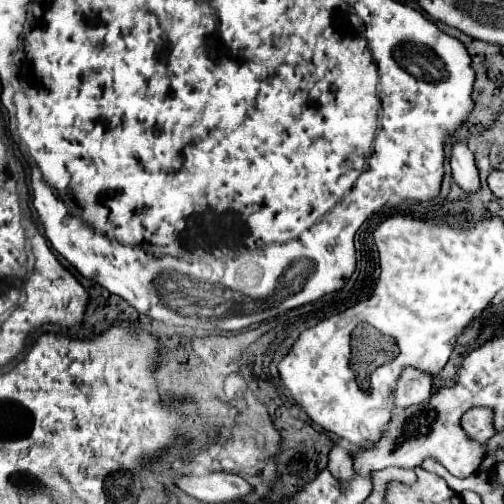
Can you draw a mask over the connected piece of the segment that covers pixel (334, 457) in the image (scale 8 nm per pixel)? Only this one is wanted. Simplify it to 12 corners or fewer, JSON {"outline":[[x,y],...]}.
{"outline":[[339,444],[327,468],[343,484],[355,476],[351,454]]}

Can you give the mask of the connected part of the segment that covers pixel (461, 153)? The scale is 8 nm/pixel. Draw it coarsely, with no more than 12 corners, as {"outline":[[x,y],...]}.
{"outline":[[467,144],[453,146],[453,180],[463,192],[481,188]]}

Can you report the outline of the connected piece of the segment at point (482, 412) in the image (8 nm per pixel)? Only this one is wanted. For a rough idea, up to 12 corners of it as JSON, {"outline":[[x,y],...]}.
{"outline":[[471,408],[463,414],[463,428],[487,448],[495,434],[491,410]]}

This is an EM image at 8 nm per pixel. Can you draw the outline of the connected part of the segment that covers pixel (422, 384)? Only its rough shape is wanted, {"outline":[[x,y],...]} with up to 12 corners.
{"outline":[[406,368],[397,381],[397,406],[425,402],[433,394],[427,372]]}

